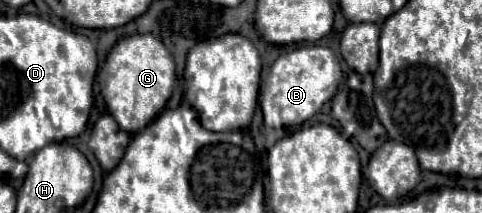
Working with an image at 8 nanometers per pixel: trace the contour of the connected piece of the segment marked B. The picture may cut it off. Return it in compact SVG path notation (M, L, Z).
M302 46L288 54L282 54L270 70L268 82L260 92L260 108L268 126L298 126L314 116L326 100L330 100L340 81L342 68L334 58L334 52L326 46Z

